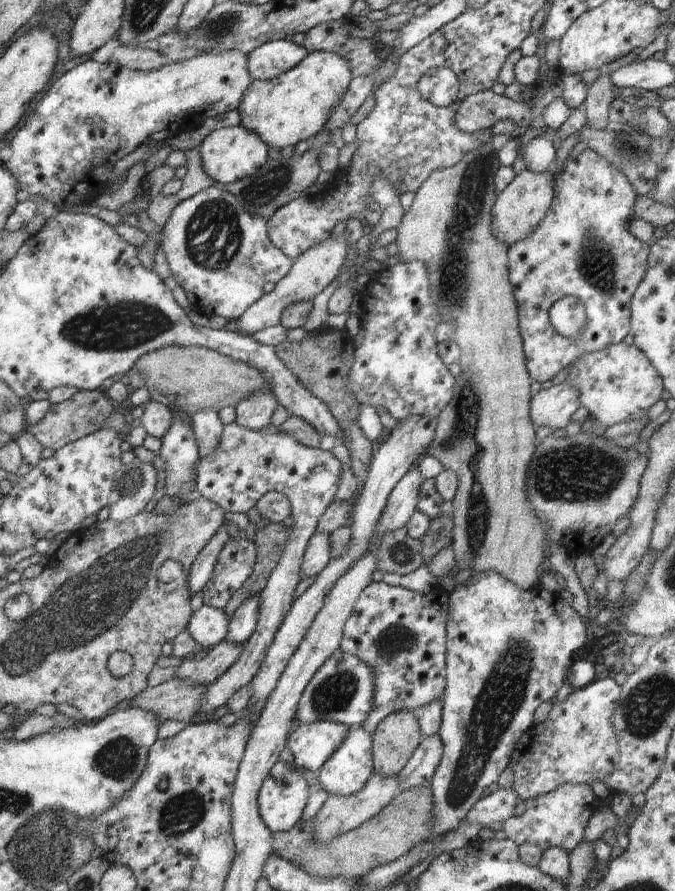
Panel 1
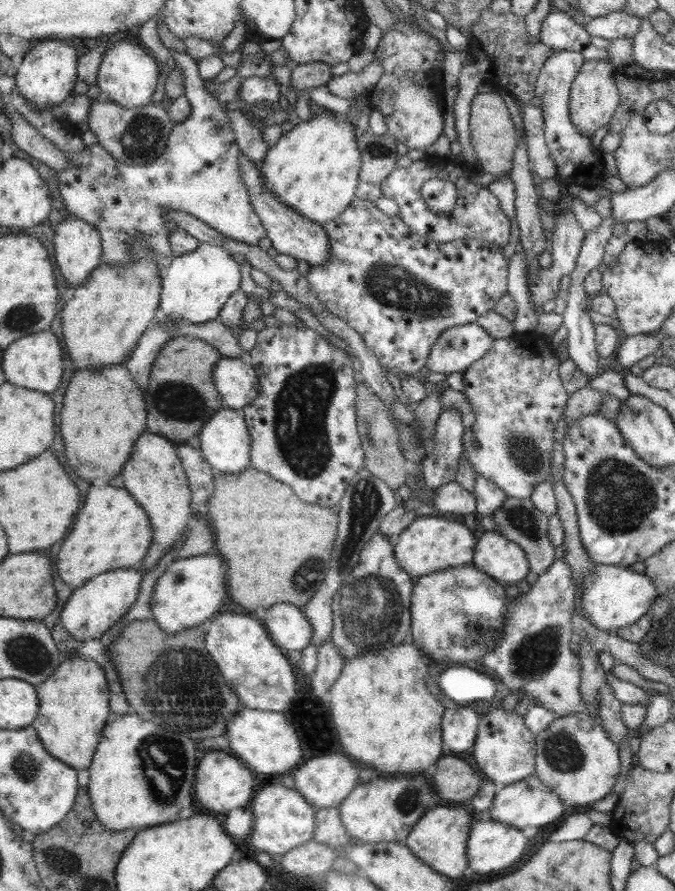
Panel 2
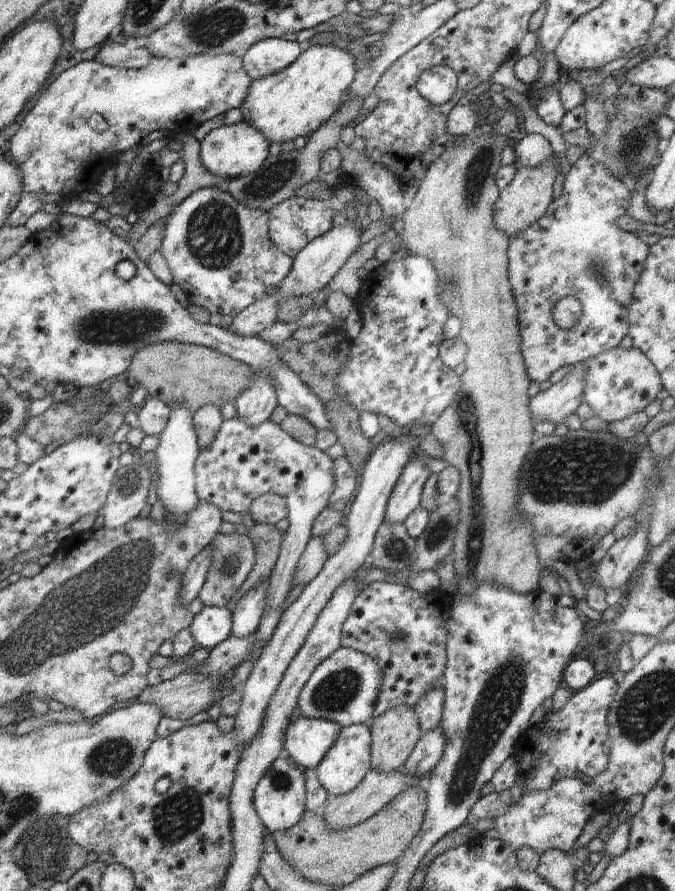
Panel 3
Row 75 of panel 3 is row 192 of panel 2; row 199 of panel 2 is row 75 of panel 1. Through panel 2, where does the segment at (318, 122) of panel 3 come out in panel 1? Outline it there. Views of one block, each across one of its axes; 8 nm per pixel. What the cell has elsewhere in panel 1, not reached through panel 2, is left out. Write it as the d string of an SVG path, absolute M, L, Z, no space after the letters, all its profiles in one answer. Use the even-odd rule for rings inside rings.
M307 53L306 58L286 74L263 81L253 80L250 83L242 96L240 106L236 108L242 120L240 125L254 132L269 148L283 150L286 146L294 148L304 140L311 142L324 131L326 121L340 104L352 79L348 60L340 54Z

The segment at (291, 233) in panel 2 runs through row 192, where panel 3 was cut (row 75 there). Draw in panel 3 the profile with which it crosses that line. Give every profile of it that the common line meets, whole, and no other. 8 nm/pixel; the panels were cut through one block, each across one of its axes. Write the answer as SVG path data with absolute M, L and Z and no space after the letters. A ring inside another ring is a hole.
M264 39L257 42L242 57L244 70L251 79L261 79L275 75L290 66L308 44L284 39Z

